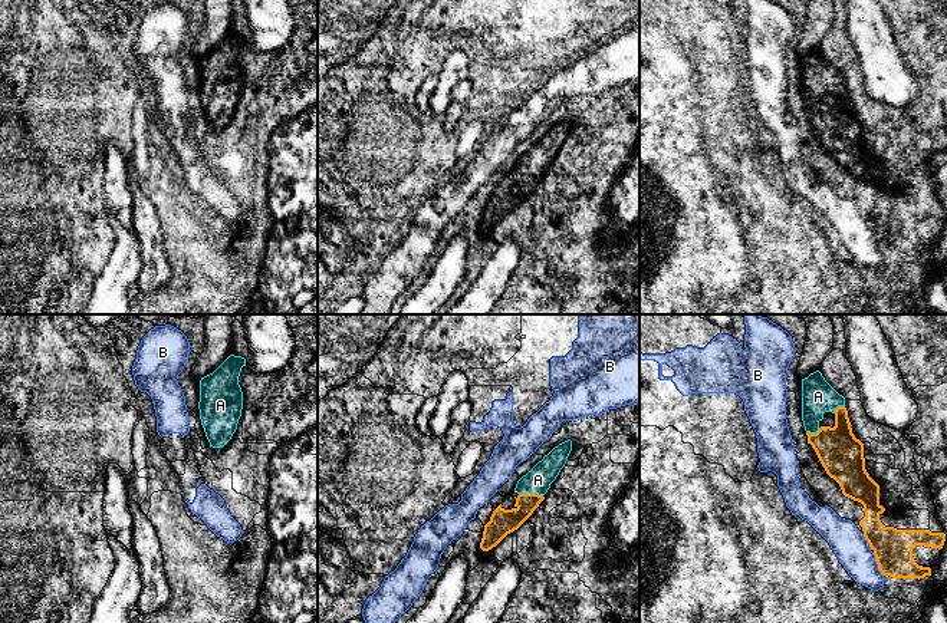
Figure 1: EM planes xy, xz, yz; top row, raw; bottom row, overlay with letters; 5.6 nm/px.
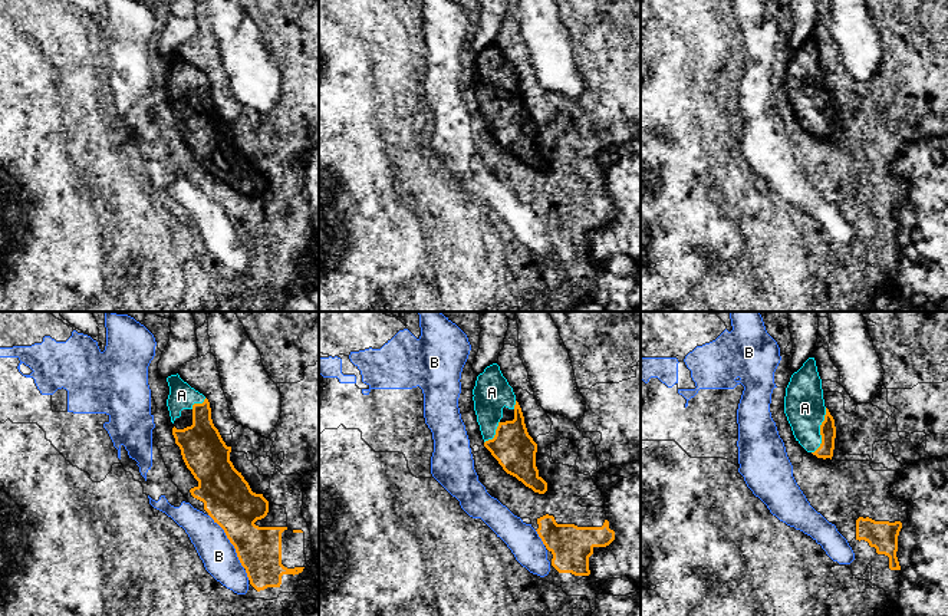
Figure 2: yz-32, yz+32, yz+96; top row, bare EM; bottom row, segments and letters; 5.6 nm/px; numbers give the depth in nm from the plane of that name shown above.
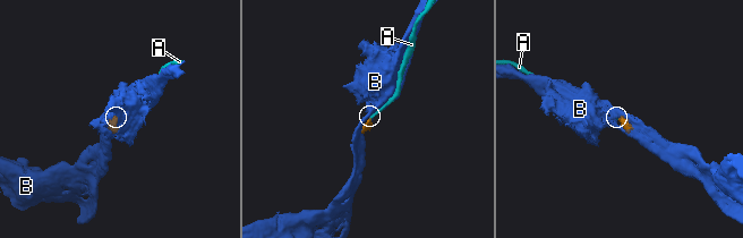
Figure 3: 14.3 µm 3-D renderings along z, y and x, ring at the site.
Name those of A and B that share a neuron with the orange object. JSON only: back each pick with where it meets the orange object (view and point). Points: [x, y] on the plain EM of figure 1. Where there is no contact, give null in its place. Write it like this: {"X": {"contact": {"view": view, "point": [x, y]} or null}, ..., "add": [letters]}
{"A": {"contact": {"view": "xz", "point": [530, 172]}}, "add": ["A"]}

